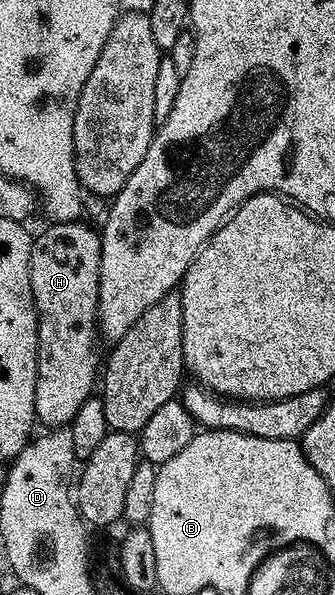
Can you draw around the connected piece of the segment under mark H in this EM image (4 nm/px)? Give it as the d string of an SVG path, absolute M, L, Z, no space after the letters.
M85 222L54 223L42 236L33 240L34 248L30 254L30 284L32 285L32 297L34 298L34 312L38 315L38 364L36 365L36 389L34 390L34 413L39 424L47 423L50 429L62 429L70 422L70 418L84 405L84 401L91 398L96 380L100 375L100 355L98 359L98 343L100 332L98 330L98 274L100 273L100 257L102 256L102 241L99 232L93 226Z

